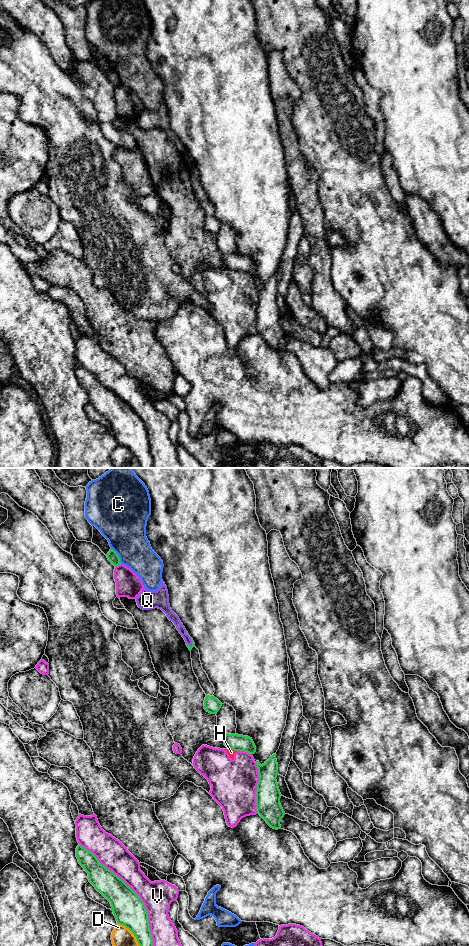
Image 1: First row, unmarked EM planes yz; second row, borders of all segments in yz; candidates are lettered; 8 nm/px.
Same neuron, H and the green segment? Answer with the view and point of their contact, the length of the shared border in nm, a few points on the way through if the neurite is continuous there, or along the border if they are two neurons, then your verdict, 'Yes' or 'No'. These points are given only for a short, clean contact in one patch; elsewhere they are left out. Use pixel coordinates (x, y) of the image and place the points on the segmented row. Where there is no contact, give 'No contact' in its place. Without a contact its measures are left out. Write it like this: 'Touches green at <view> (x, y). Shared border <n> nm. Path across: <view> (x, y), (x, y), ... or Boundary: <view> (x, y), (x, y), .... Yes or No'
Touches green at yz (232, 749). Shared border 90 nm. Boundary: yz (227, 747), (236, 751). No

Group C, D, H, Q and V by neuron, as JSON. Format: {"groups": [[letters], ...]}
{"groups": [["C"], ["D"], ["H", "V"], ["Q"]]}

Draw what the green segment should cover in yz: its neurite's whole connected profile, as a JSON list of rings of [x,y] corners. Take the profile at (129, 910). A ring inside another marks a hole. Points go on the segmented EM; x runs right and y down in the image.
[[[81,845],[76,848],[76,857],[79,864],[88,873],[89,882],[110,902],[117,923],[128,928],[140,946],[153,946],[148,913],[140,897],[122,879],[102,865],[92,852]]]

